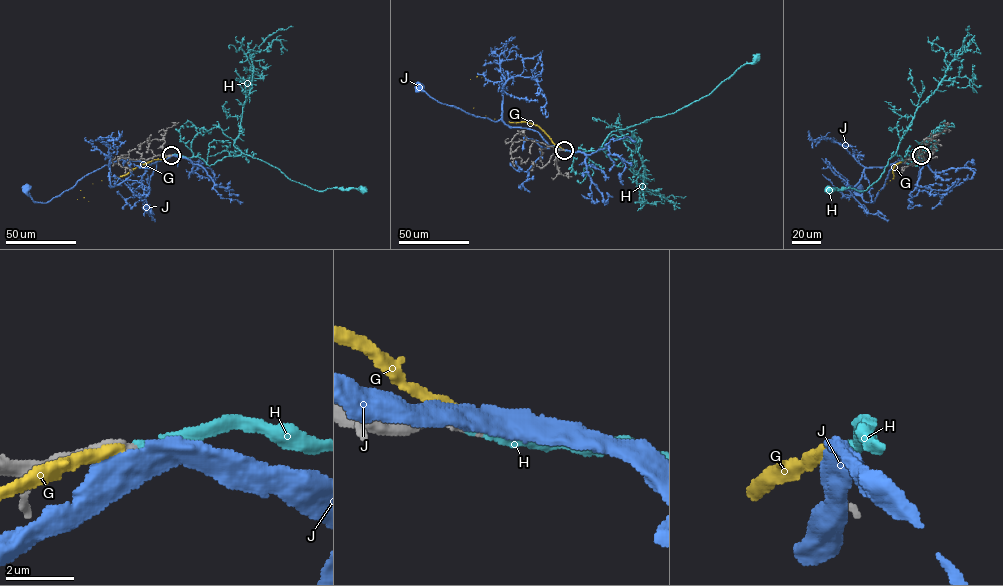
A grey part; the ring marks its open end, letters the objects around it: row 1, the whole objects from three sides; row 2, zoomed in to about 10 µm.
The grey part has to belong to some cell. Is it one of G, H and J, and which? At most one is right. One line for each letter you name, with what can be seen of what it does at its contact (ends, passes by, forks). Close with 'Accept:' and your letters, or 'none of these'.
H: it ends there
Accept: H

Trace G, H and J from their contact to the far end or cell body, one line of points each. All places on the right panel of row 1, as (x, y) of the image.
G: (920, 155), (895, 165), (893, 179), (879, 190), (849, 201)
H: (921, 155), (922, 162), (915, 165), (908, 164), (896, 152), (888, 159), (877, 180), (866, 190), (828, 189)
J: (920, 155), (909, 164), (898, 160), (890, 164), (892, 167), (885, 184), (872, 203), (866, 202), (859, 188)

